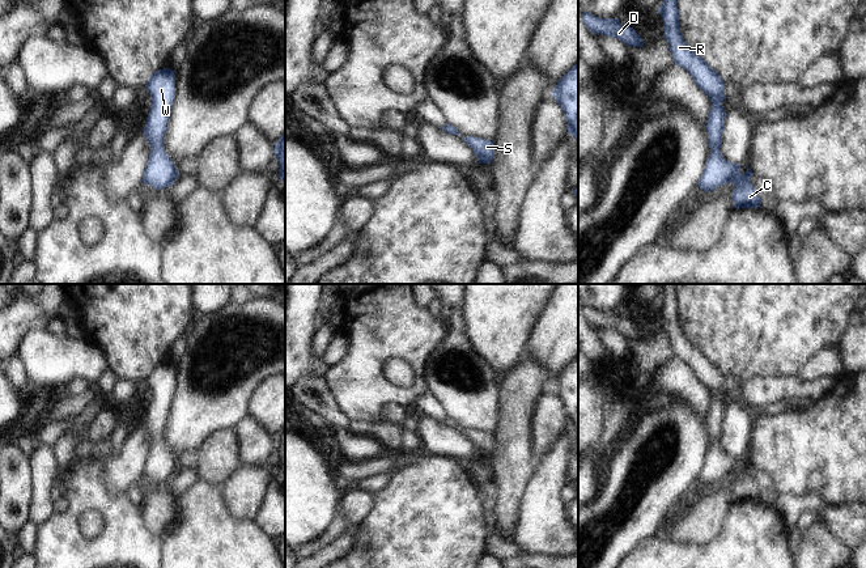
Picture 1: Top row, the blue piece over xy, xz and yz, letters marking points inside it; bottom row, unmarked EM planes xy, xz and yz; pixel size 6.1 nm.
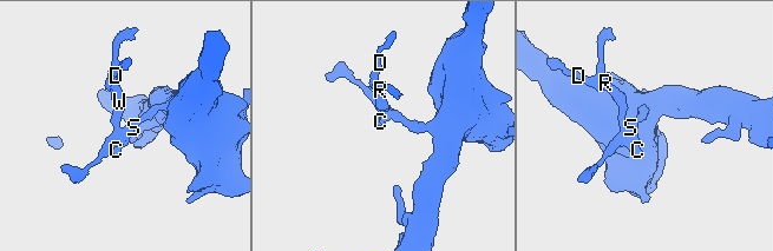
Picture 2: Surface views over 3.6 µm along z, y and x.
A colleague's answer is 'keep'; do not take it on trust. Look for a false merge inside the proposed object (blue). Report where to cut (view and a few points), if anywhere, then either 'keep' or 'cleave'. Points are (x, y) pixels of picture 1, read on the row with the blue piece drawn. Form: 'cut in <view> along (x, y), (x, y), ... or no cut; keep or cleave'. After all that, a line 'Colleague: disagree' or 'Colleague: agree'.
no cut; keep
Colleague: agree

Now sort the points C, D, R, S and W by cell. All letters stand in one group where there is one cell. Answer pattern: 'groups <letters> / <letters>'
groups C D R S W

